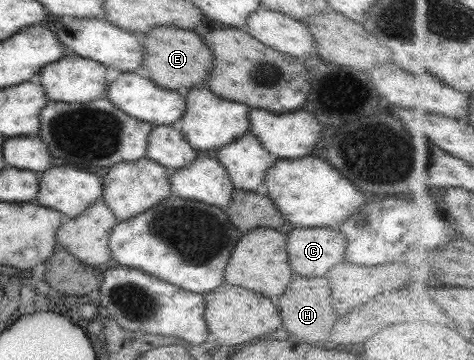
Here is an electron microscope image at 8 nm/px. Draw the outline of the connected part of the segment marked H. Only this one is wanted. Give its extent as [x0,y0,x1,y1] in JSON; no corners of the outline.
[273,276,334,342]

